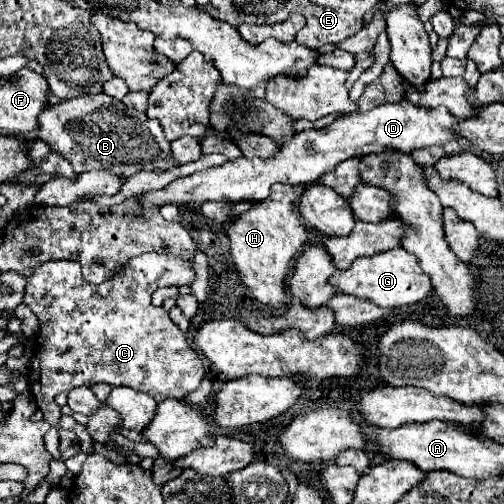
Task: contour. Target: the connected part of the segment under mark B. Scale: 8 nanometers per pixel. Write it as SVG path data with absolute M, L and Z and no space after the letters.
M85 94L79 98L63 100L57 106L47 106L39 116L37 136L49 144L55 152L61 152L77 174L89 170L107 170L117 176L133 176L135 172L167 172L177 168L167 158L169 142L157 120L149 120L145 114L131 116L123 102L107 94Z

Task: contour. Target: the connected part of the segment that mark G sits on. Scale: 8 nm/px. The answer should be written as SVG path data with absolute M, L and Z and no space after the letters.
M403 246L391 248L377 256L359 258L357 264L353 264L351 268L337 270L329 282L333 286L337 286L343 294L353 294L353 296L371 300L383 308L409 306L409 304L423 300L431 292L429 276L421 270L421 266L417 264L417 258L413 254L409 254Z

